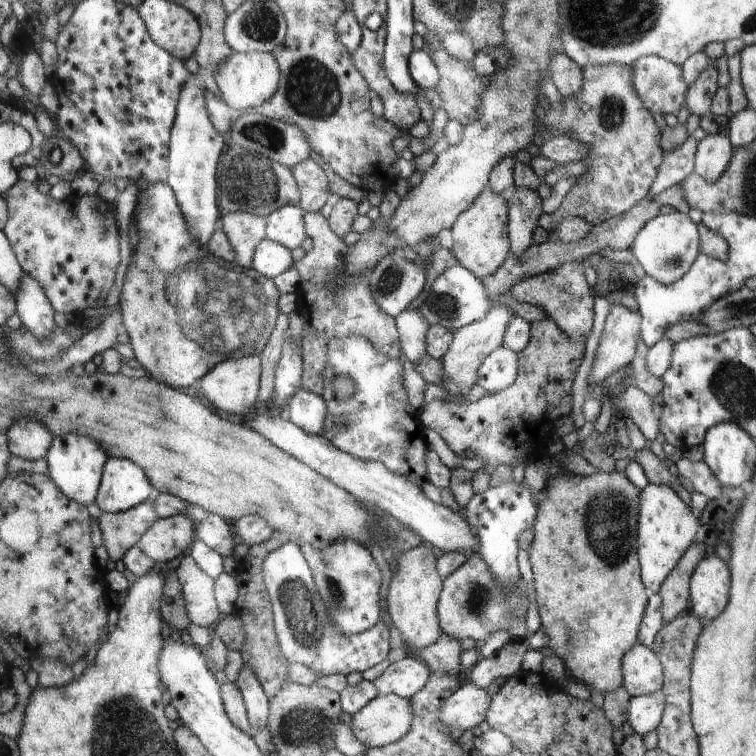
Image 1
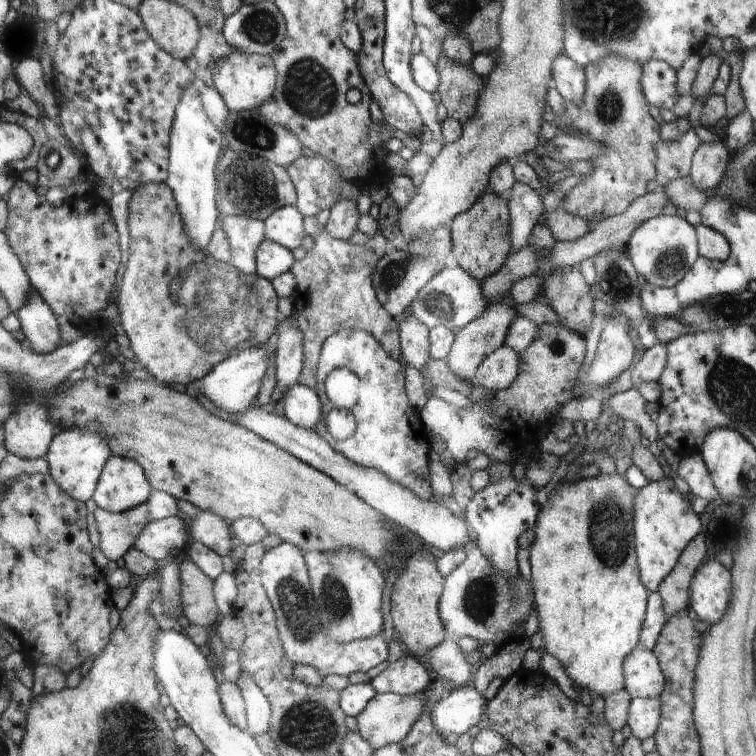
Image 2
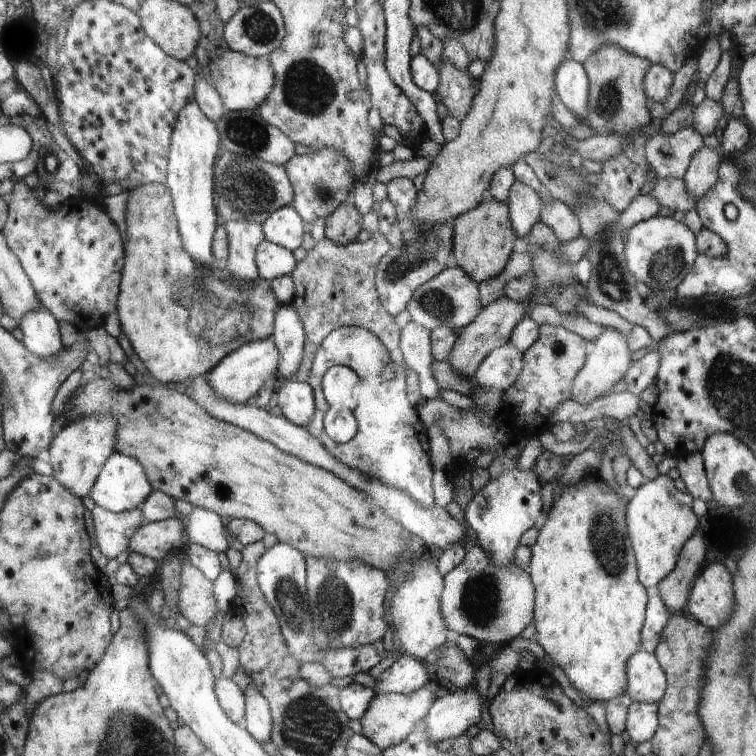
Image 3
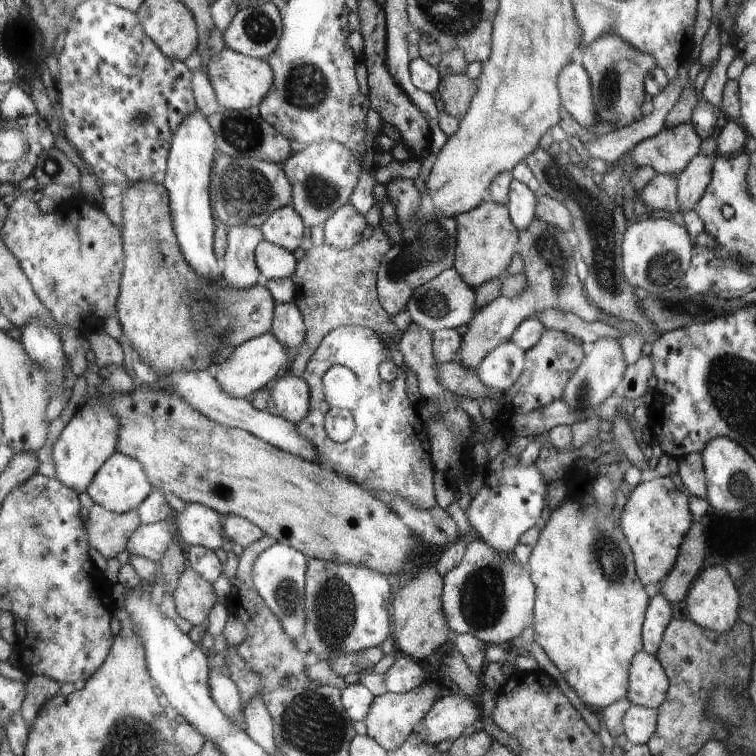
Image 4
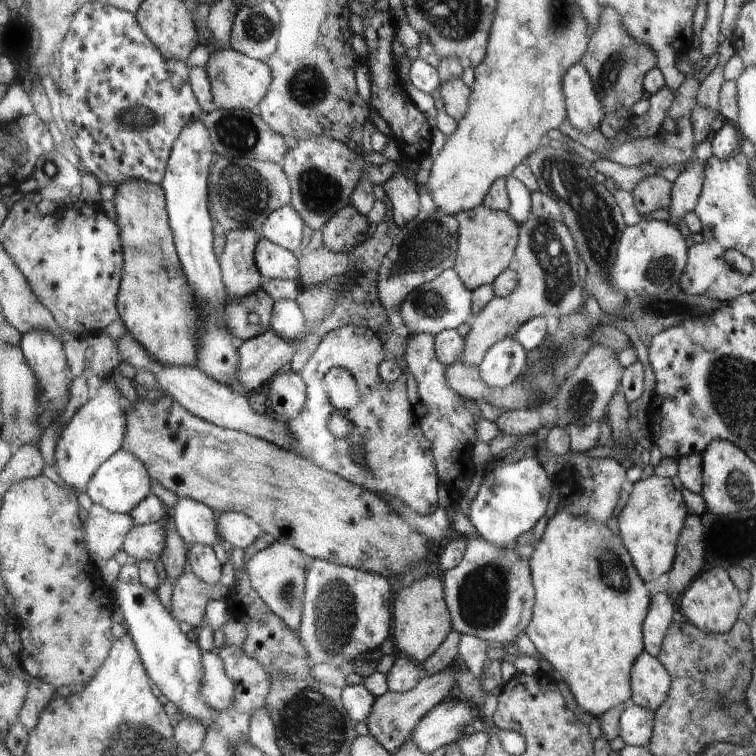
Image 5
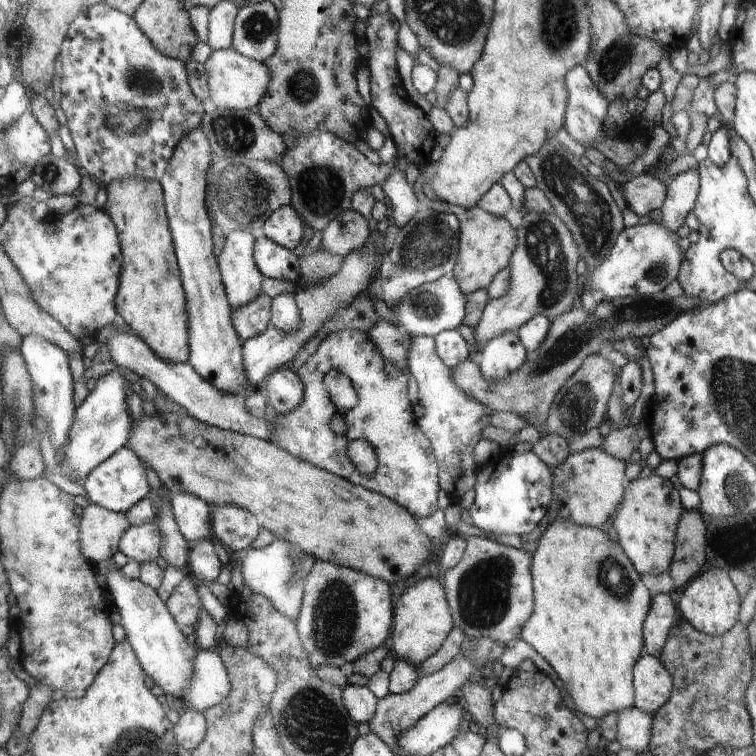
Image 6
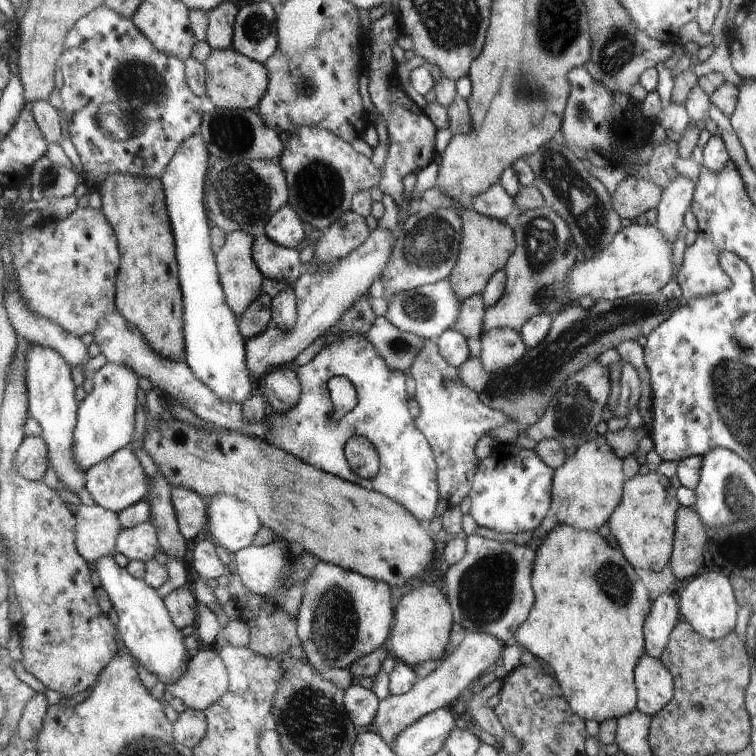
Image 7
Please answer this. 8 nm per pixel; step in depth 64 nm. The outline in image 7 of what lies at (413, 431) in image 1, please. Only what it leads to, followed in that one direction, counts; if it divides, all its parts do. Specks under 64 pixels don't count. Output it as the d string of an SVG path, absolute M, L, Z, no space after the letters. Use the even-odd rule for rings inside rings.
M343 332L340 336L325 344L322 350L306 364L295 368L299 376L300 385L303 391L300 392L299 403L288 412L275 413L268 419L269 429L266 432L264 440L271 445L284 449L284 452L292 453L299 457L301 461L307 461L317 469L323 469L334 476L351 481L354 484L363 486L367 489L383 493L391 497L392 500L399 501L404 508L415 515L416 520L429 524L436 516L436 506L438 506L438 490L436 490L436 463L430 450L430 442L423 432L420 432L418 426L414 426L412 416L408 414L406 408L406 388L404 380L406 374L400 371L390 372L384 366L384 360L370 344L365 335L356 332ZM332 376L344 376L350 380L352 386L355 386L358 402L350 412L343 417L337 418L333 410L328 387L328 380ZM360 435L366 437L376 447L380 459L380 470L372 480L360 478L352 472L350 465L345 457L344 445L352 436Z

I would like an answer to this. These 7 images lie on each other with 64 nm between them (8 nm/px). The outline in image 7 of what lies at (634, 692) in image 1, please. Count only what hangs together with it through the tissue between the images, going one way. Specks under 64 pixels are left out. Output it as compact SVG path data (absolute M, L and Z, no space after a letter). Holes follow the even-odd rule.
M644 655L640 668L635 668L635 685L640 688L640 704L637 709L653 717L658 715L674 694L673 676L661 659Z

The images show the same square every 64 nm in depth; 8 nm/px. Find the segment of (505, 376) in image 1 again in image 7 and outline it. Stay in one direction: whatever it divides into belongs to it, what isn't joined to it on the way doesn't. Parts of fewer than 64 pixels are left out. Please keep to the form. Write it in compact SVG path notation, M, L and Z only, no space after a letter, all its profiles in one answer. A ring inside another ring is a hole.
M496 328L495 331L483 332L480 336L482 346L479 355L480 364L486 372L502 372L526 354L526 345L520 331L510 328Z

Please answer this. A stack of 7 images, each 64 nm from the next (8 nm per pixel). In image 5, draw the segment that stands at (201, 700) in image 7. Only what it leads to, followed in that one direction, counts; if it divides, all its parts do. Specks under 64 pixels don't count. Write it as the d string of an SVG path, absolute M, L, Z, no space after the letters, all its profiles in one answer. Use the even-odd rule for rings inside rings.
M217 650L204 651L203 666L204 700L218 712L230 708L234 702L234 684L228 678Z

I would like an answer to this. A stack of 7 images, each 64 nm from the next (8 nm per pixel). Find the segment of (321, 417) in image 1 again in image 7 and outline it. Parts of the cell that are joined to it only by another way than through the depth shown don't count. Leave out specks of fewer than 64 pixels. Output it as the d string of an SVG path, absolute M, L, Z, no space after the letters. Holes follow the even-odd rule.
M284 364L283 367L275 368L264 379L264 396L276 413L294 408L299 403L302 391L298 373L291 365Z

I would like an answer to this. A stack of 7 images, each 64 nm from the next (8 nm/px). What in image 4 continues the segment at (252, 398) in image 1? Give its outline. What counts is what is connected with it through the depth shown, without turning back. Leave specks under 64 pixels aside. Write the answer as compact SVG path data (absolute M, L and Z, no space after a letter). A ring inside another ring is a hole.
M268 332L267 335L247 340L246 343L231 350L227 358L222 360L216 369L212 369L214 380L232 398L246 399L254 390L264 388L272 378L278 378L276 374L280 372L280 368L284 368L286 358L288 358L288 350L280 344L279 340L276 340L271 332Z

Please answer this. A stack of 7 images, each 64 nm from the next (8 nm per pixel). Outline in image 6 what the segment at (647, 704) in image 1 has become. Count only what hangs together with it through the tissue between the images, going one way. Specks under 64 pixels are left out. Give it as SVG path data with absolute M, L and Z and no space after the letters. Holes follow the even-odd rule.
M632 706L621 711L617 718L617 740L622 748L647 752L650 744L653 715Z

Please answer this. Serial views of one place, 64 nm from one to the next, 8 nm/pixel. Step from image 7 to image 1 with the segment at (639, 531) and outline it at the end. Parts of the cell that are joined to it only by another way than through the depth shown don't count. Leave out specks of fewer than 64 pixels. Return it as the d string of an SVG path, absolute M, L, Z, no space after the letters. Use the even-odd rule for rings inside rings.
M648 483L640 493L640 538L639 559L641 580L648 592L659 592L662 582L672 570L682 554L694 544L698 532L698 520L692 510L682 502L680 496L672 486Z

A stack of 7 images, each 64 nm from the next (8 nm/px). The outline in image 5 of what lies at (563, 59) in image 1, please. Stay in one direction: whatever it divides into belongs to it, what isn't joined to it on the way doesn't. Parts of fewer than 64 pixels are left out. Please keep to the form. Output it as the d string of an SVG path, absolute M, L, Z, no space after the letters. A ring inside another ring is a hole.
M576 63L564 75L563 95L567 96L568 122L584 134L598 130L605 116L604 106L582 63Z

